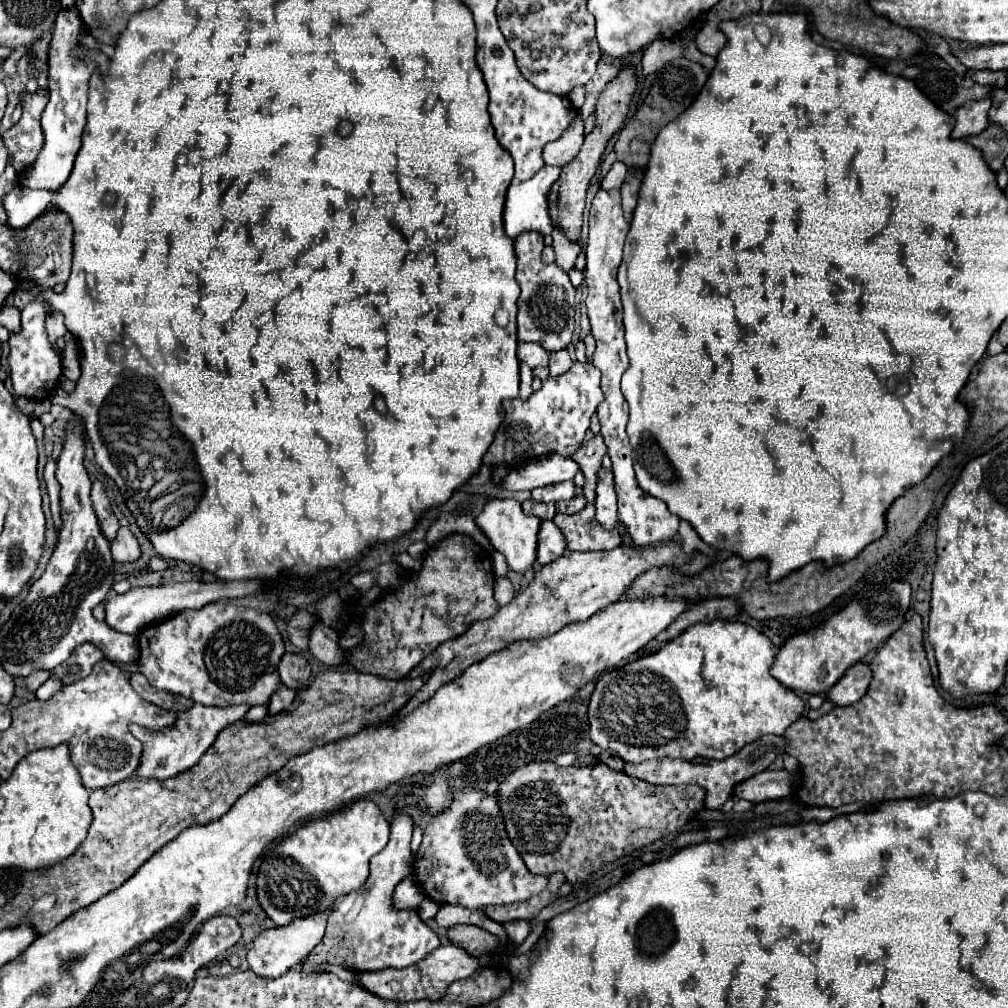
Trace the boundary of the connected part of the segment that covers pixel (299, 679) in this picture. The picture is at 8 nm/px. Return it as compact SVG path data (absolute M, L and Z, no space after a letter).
M286 653L278 665L278 673L280 673L282 683L294 691L306 689L312 677L308 661L298 653Z

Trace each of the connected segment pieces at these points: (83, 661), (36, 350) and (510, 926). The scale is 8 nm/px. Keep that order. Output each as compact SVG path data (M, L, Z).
M84 643L84 645L78 645L72 651L72 655L64 663L60 663L52 673L60 677L64 685L70 685L84 679L92 671L92 667L102 659L104 659L104 653L96 645Z
M40 299L30 301L22 309L22 329L16 333L10 333L10 355L8 355L8 365L10 365L10 379L14 393L18 397L28 397L34 401L42 401L50 397L56 391L56 383L62 375L62 363L60 357L54 353L46 329L44 329L44 305Z
M510 921L504 925L504 929L506 929L508 937L512 939L512 943L520 945L530 933L530 923L528 921Z

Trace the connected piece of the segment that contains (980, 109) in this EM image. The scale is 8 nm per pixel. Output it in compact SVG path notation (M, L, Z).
M990 99L982 101L970 101L962 105L956 111L956 127L952 131L952 139L964 139L970 135L976 135L988 127L988 109L990 109Z

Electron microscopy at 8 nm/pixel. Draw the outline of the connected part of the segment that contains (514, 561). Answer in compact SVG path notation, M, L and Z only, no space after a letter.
M492 499L482 513L476 517L478 527L486 533L486 537L490 539L490 543L494 545L496 551L500 551L506 561L508 567L516 573L526 573L530 569L534 569L536 565L536 545L538 545L538 533L540 533L540 519L532 517L532 515L524 515L522 507L516 499Z

